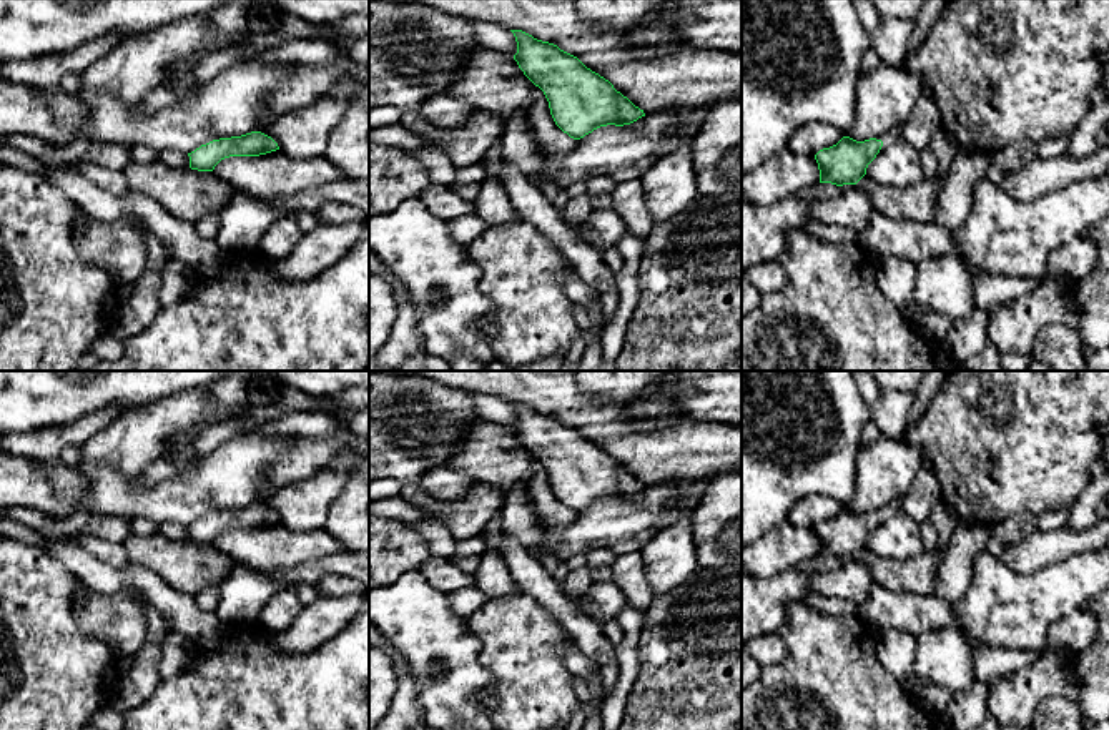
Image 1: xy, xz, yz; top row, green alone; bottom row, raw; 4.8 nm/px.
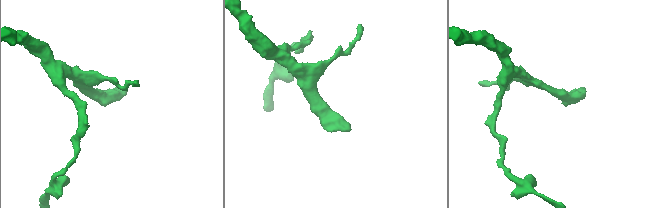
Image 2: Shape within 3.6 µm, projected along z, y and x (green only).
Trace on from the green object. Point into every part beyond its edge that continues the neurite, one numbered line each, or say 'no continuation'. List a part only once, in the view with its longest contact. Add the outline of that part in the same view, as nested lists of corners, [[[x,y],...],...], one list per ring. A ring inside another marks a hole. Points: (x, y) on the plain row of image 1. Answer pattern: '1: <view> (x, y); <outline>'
1: yz (893, 508); [[[903,497],[901,499],[896,499],[895,502],[891,502],[891,504],[886,504],[885,507],[883,507],[883,517],[888,517],[888,515],[893,515],[893,514],[896,514],[896,512],[900,512],[901,511],[901,506],[903,506]]]

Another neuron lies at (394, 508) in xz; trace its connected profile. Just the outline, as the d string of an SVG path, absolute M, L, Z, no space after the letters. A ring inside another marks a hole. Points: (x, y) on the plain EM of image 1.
M401 497L369 501L369 515L396 519L402 524L412 524L419 520L436 520L447 527L447 524L439 515L422 511Z

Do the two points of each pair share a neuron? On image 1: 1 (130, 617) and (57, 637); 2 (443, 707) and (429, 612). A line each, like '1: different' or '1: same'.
1: different
2: same

